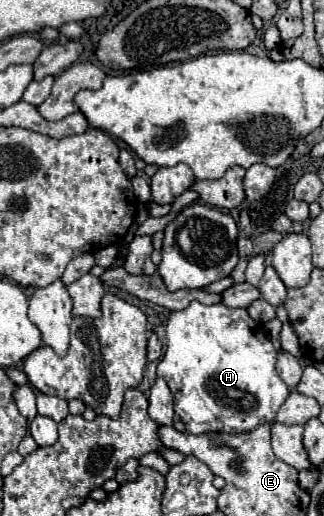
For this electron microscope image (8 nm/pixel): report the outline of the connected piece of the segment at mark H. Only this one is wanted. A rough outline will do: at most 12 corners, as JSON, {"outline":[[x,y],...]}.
{"outline":[[247,310],[171,312],[157,366],[193,434],[273,422],[289,388]]}

